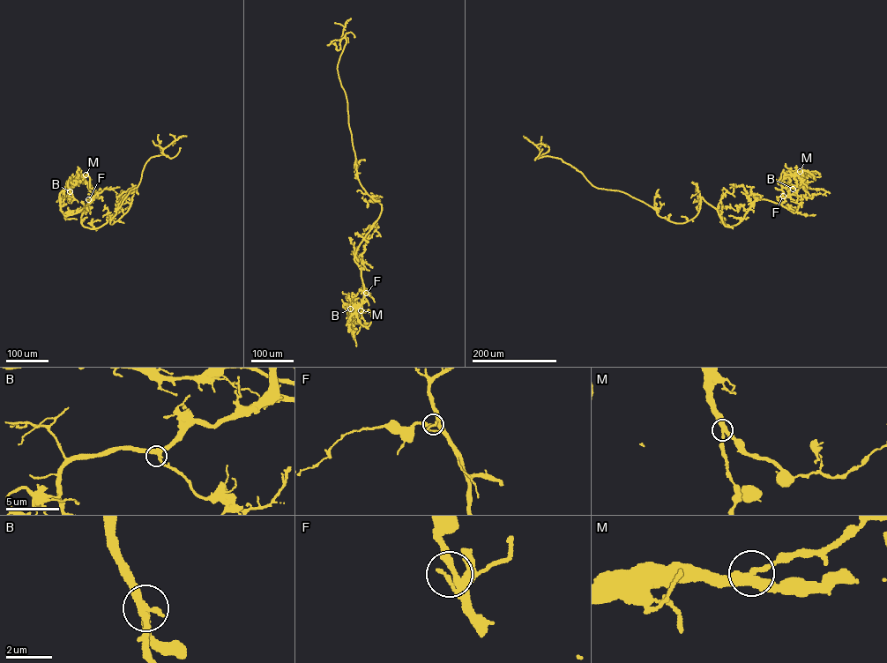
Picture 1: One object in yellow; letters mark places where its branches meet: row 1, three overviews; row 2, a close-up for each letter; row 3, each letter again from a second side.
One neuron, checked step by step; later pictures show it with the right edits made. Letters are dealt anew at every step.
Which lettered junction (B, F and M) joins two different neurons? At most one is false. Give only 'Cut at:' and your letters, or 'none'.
Cut at: none

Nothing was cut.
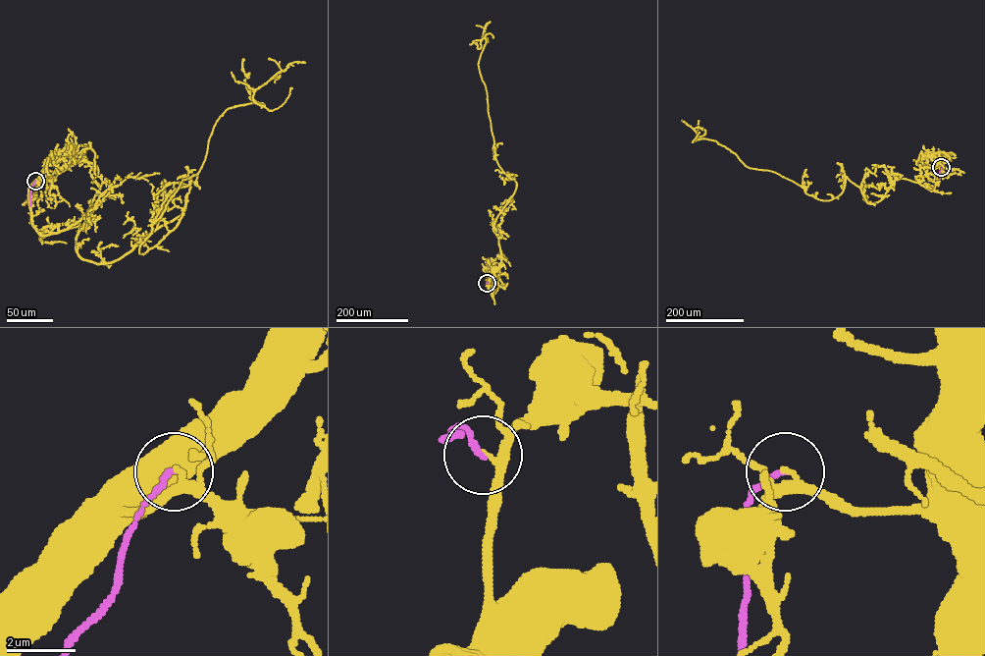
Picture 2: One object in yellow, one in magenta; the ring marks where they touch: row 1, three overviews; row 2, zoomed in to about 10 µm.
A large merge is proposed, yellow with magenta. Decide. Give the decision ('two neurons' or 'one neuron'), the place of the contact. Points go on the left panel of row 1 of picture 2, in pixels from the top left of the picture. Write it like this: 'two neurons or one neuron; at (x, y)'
two neurons; at (35, 181)

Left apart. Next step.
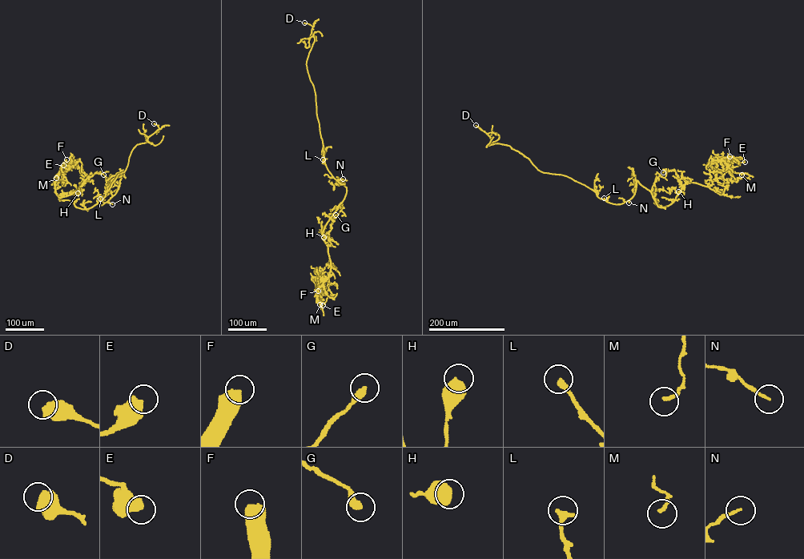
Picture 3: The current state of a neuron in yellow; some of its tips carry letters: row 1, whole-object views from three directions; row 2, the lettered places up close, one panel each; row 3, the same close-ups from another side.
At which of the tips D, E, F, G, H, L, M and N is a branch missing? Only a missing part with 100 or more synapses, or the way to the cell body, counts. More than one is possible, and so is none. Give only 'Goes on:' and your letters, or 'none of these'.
Goes on: F

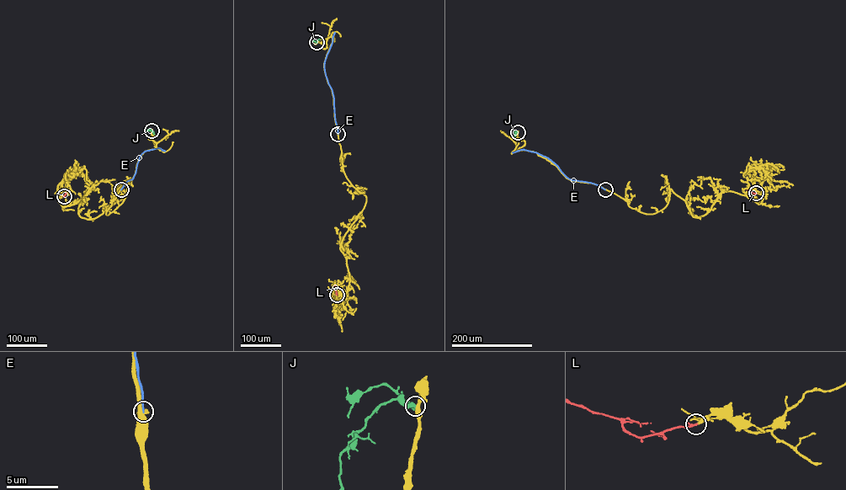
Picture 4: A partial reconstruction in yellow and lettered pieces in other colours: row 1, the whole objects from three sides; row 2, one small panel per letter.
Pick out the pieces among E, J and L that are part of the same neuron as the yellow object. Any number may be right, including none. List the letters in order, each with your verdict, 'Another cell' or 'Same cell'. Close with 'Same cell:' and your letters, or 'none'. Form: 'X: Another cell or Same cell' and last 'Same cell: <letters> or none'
E: Another cell
J: Another cell
L: Same cell
Same cell: L

